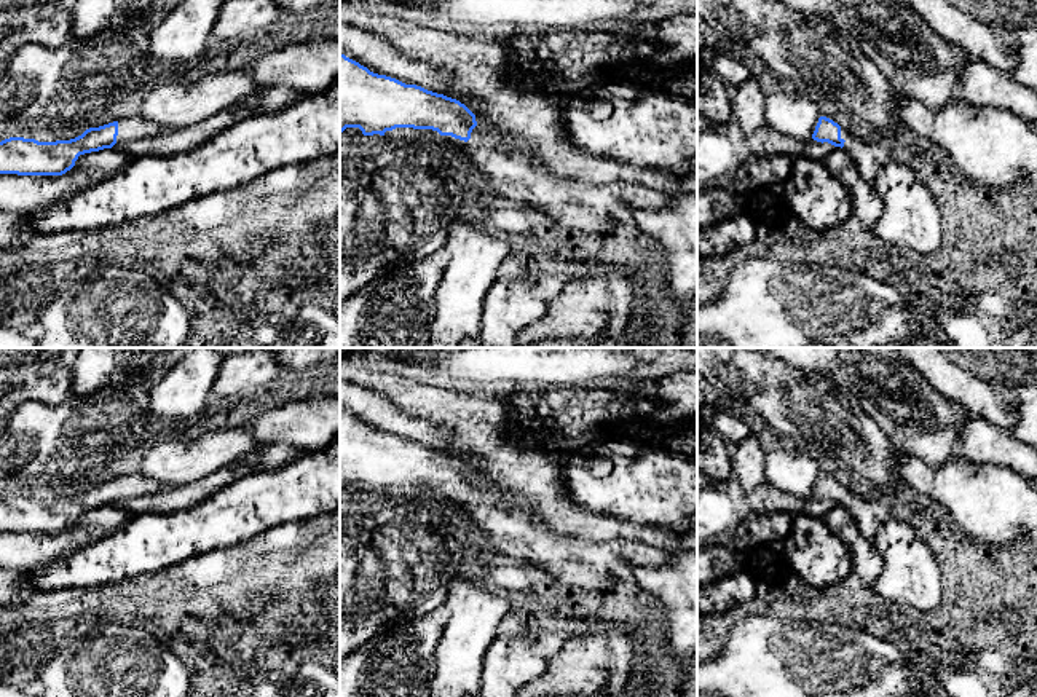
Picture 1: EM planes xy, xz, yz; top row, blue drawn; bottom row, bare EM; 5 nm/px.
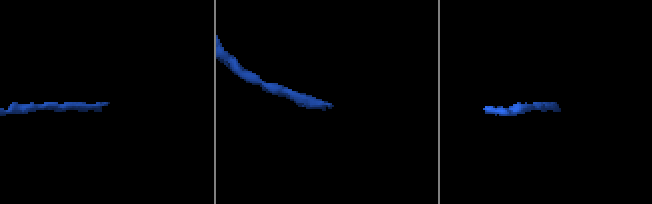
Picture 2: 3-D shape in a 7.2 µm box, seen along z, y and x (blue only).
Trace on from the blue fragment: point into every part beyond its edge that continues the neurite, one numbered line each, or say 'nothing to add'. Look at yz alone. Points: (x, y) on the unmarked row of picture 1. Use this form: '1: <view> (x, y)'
1: yz (870, 514)

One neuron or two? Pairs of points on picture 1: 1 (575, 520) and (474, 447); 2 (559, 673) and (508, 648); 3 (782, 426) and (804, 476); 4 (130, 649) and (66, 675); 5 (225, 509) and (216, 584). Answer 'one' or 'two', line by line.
1: one
2: two
3: two
4: one
5: two

